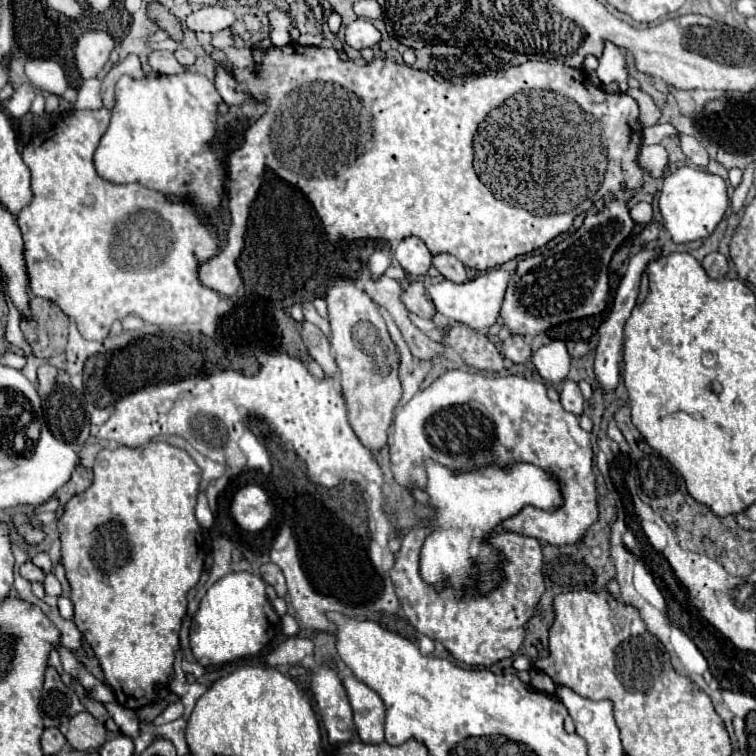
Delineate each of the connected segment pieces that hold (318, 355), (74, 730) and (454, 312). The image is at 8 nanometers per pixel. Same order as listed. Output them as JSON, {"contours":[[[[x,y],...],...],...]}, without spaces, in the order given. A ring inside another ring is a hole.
{"contours":[[[[303,320],[303,330],[301,330],[301,338],[303,338],[303,344],[305,348],[309,350],[311,358],[329,374],[329,376],[337,376],[337,364],[333,360],[333,354],[331,354],[331,346],[329,346],[329,340],[327,336],[311,322]]],[[[79,712],[71,718],[65,738],[75,750],[87,752],[103,746],[103,742],[107,740],[107,730],[89,712]]],[[[491,268],[491,270],[481,272],[473,280],[463,282],[463,284],[455,284],[455,282],[443,278],[441,282],[435,282],[433,286],[429,286],[427,292],[429,292],[435,308],[443,316],[447,316],[451,320],[457,320],[457,322],[463,322],[465,326],[469,326],[473,330],[487,330],[499,318],[499,308],[501,308],[501,302],[503,302],[503,296],[505,296],[507,282],[509,282],[509,274],[505,270]]]]}

